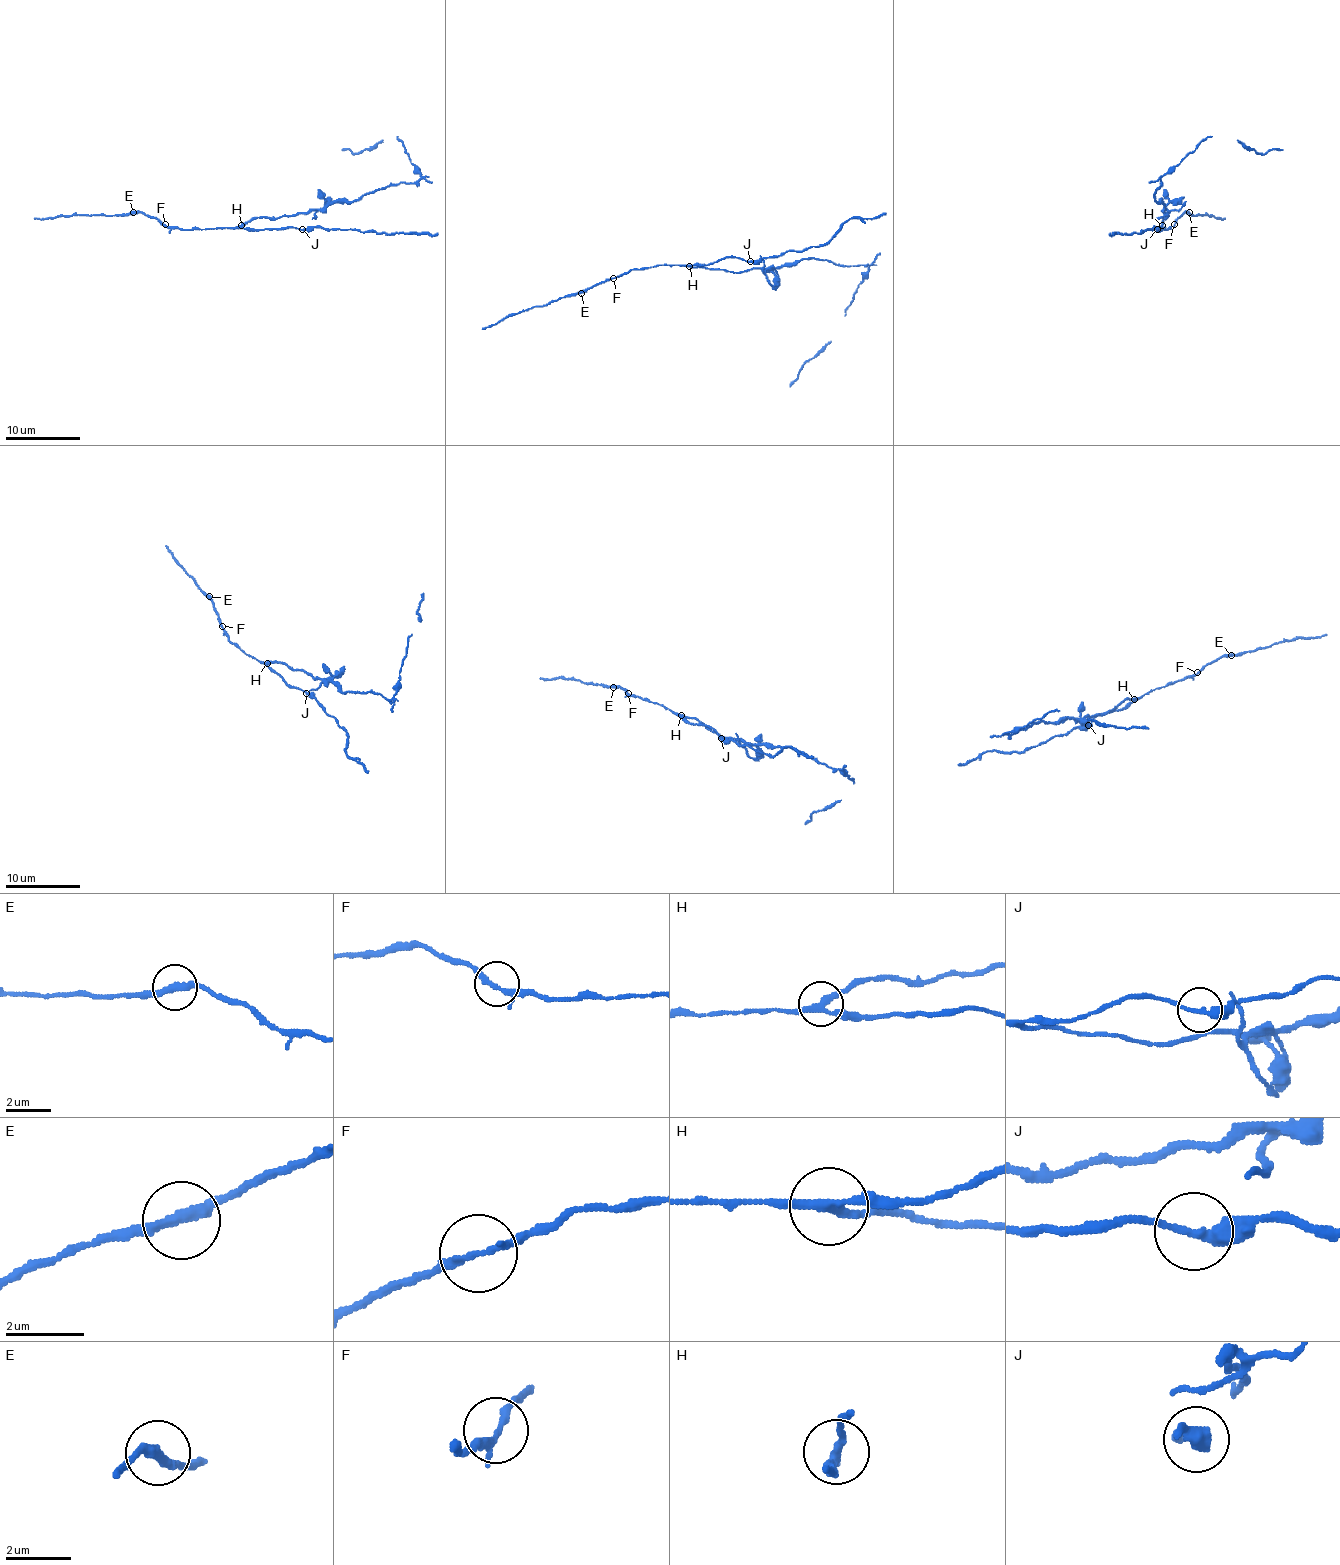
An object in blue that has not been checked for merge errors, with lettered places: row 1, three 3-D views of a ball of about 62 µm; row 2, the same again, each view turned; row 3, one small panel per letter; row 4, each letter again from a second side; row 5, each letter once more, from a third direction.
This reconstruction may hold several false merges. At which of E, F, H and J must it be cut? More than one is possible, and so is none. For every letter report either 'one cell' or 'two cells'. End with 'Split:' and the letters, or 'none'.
E: one cell
F: one cell
H: two cells
J: one cell
Split: H

